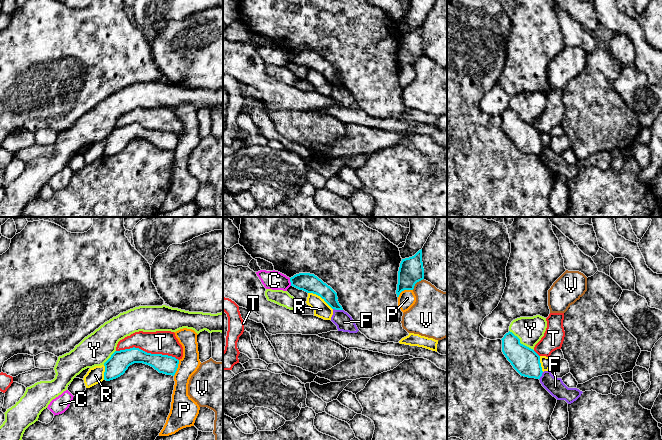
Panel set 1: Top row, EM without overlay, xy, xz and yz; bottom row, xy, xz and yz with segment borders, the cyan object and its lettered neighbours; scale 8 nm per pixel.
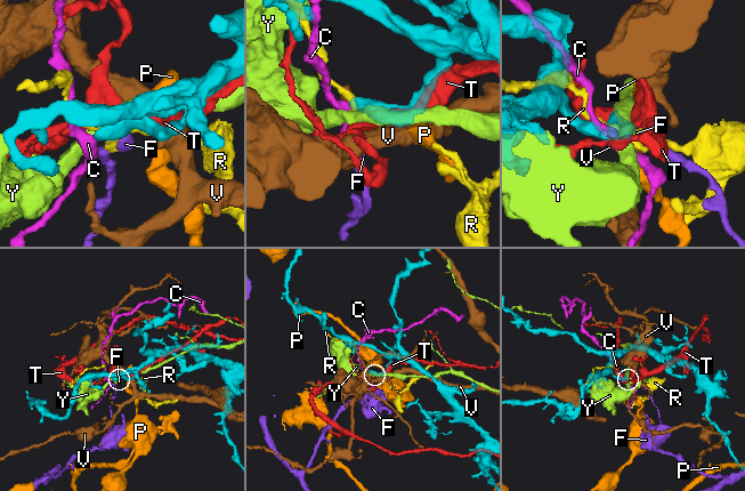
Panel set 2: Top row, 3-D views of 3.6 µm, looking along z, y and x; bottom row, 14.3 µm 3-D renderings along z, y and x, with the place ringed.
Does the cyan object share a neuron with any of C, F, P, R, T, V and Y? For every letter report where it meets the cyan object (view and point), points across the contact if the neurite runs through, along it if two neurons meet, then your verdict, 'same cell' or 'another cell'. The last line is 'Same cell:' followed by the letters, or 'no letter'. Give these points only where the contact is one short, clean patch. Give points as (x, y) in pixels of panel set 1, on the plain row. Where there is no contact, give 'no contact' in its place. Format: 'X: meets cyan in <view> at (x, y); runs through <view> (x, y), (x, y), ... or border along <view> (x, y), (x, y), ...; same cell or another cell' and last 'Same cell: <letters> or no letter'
C: meets cyan in xz at (290, 57); border along xz (289, 54), (291, 61); another cell
F: meets cyan in xz at (338, 85); border along xz (333, 84), (342, 86); another cell
P: meets cyan in xz at (404, 65); border along xz (412, 65), (404, 65), (398, 73); another cell
R: meets cyan in xz at (320, 72); another cell
T: meets cyan in xy at (146, 128); another cell
V: meets cyan in xz at (416, 58); another cell
Y: meets cyan in yz at (519, 118); another cell
Same cell: no letter

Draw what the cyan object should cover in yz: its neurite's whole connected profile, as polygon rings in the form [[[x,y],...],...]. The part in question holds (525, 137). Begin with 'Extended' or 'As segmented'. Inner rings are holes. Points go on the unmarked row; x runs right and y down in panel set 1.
As segmented. [[[510,107],[501,116],[503,130],[518,149],[524,153],[540,155],[543,149],[540,132],[521,120],[520,115]]]

